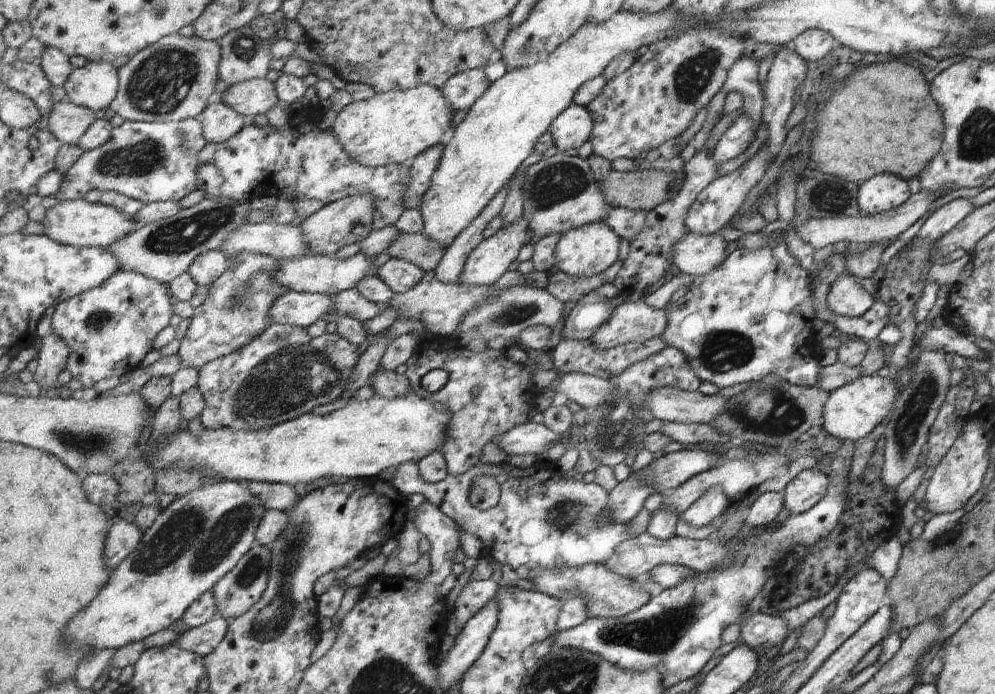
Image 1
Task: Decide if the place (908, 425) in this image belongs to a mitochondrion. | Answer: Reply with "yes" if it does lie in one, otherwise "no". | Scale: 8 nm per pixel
yes

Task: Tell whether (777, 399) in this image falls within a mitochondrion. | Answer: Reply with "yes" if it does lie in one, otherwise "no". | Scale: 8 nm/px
yes

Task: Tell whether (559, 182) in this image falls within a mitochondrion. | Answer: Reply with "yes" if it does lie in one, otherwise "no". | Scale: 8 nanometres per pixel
yes

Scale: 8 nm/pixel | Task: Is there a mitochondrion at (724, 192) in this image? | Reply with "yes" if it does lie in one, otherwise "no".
no

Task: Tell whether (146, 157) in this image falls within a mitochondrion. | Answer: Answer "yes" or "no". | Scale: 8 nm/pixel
yes

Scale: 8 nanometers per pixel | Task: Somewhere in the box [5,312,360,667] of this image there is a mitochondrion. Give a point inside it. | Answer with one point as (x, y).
(203, 543)

